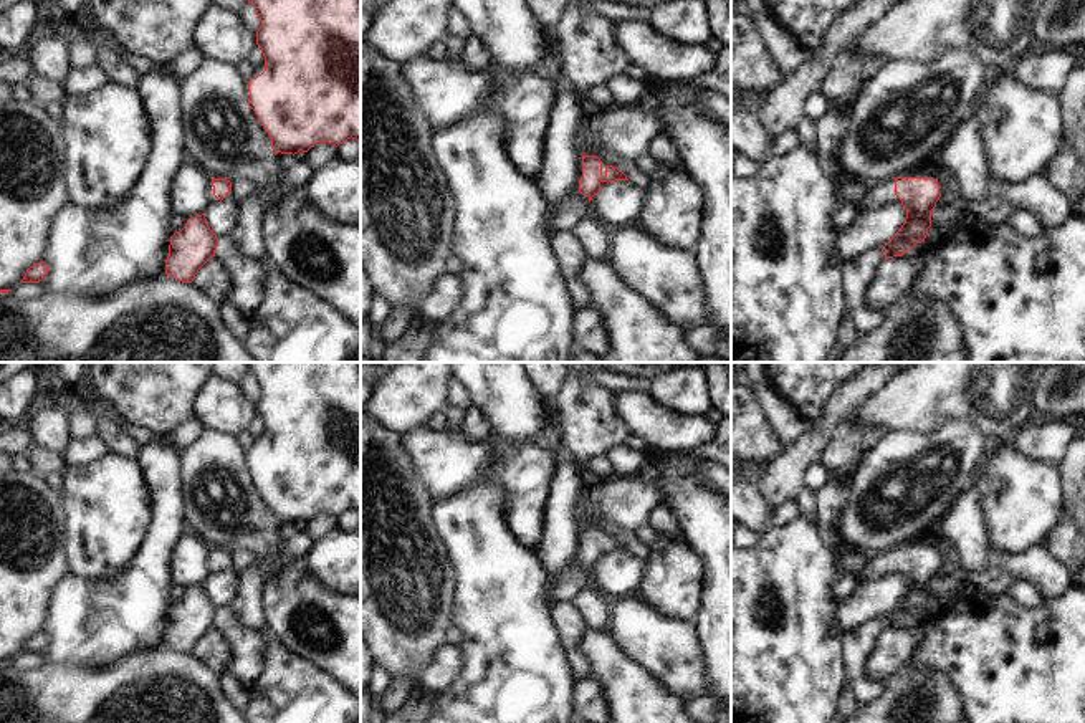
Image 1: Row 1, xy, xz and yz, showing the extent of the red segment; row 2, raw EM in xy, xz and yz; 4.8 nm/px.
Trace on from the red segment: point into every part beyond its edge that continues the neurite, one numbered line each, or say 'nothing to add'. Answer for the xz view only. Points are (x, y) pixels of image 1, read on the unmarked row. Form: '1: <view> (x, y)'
nothing to add

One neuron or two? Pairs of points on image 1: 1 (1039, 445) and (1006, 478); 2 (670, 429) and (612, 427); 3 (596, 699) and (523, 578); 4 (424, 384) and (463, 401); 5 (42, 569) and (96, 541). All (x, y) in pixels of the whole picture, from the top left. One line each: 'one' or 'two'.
1: two
2: two
3: two
4: two
5: two

